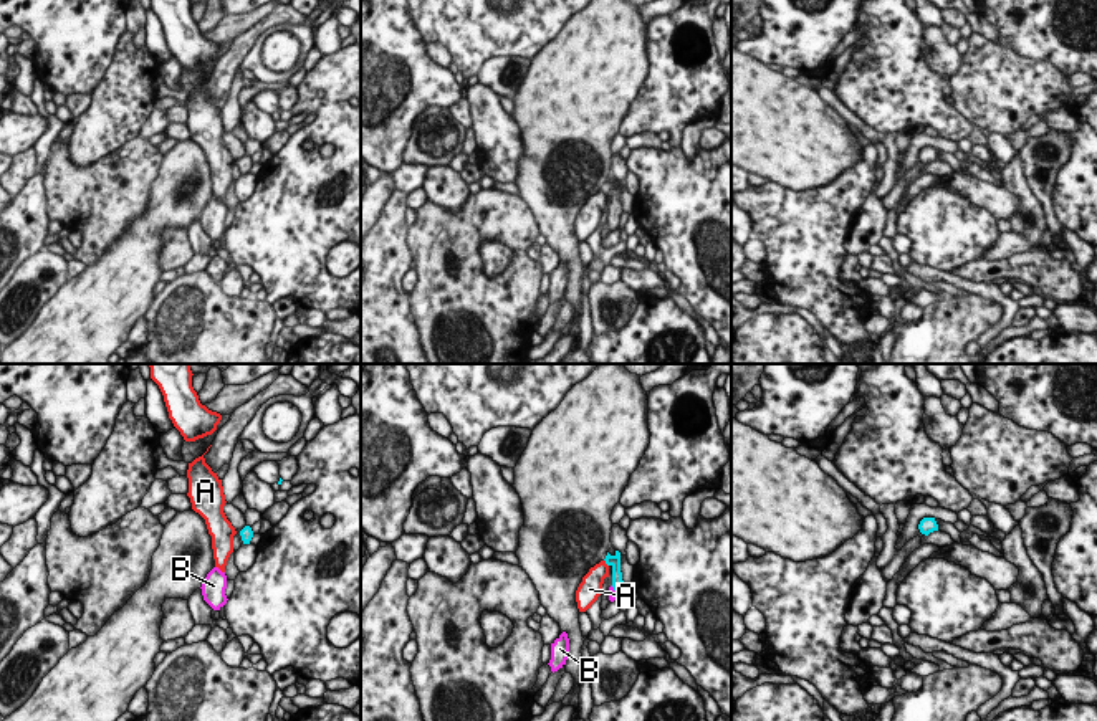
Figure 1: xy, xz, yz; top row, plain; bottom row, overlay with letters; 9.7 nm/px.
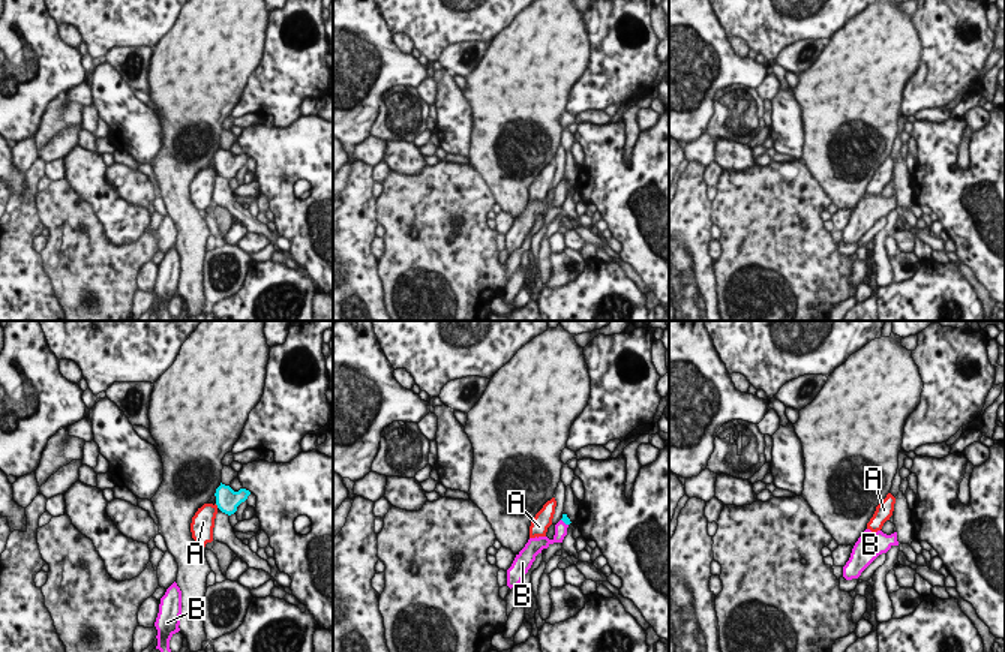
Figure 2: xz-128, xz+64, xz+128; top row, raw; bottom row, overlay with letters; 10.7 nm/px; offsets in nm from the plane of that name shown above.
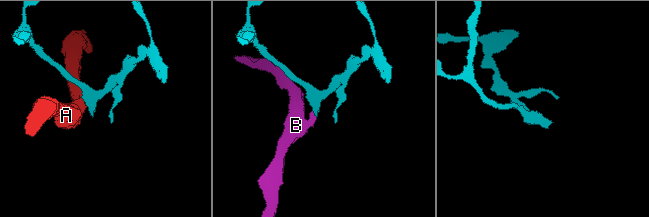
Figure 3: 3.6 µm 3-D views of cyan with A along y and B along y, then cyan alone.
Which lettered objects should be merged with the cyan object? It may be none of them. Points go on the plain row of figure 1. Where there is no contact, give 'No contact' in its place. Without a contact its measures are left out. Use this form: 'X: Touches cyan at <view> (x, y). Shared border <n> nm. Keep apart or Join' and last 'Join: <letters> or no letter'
A: Touches cyan at xz (606, 192). Shared border 90 nm. Keep apart
B: Touches cyan at xz (614, 219). Shared border 120 nm. Join
Join: B.

